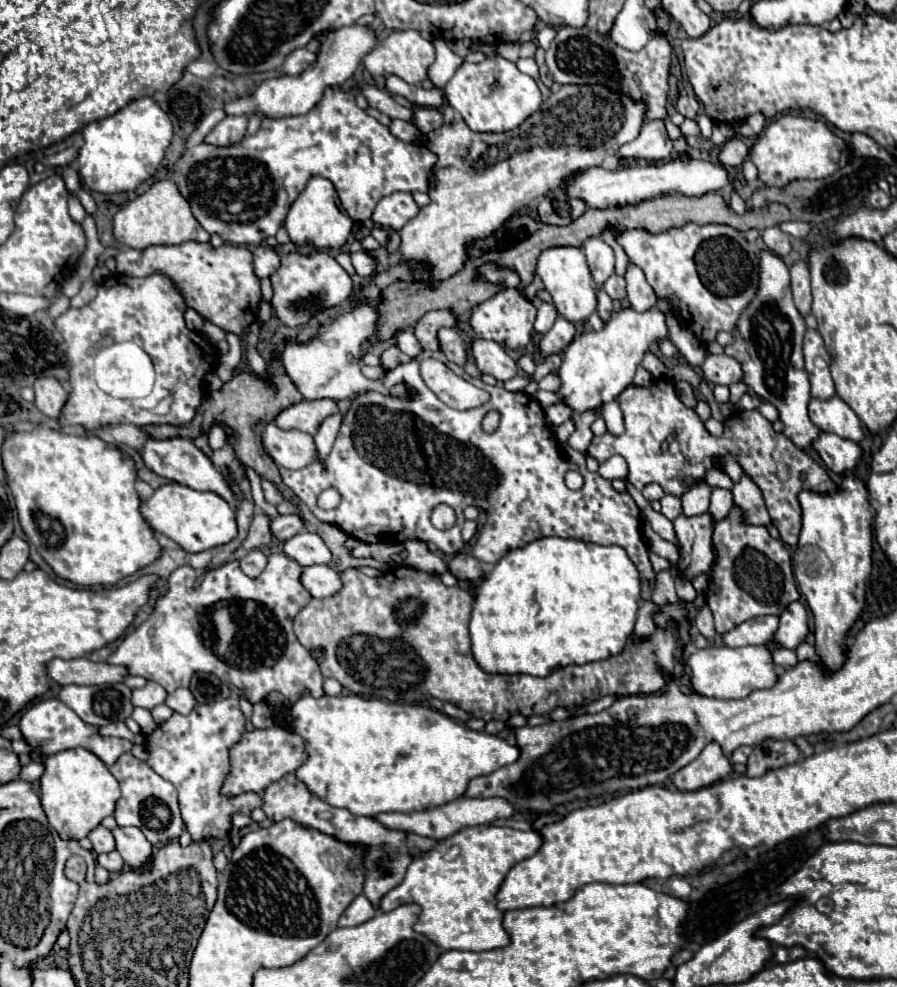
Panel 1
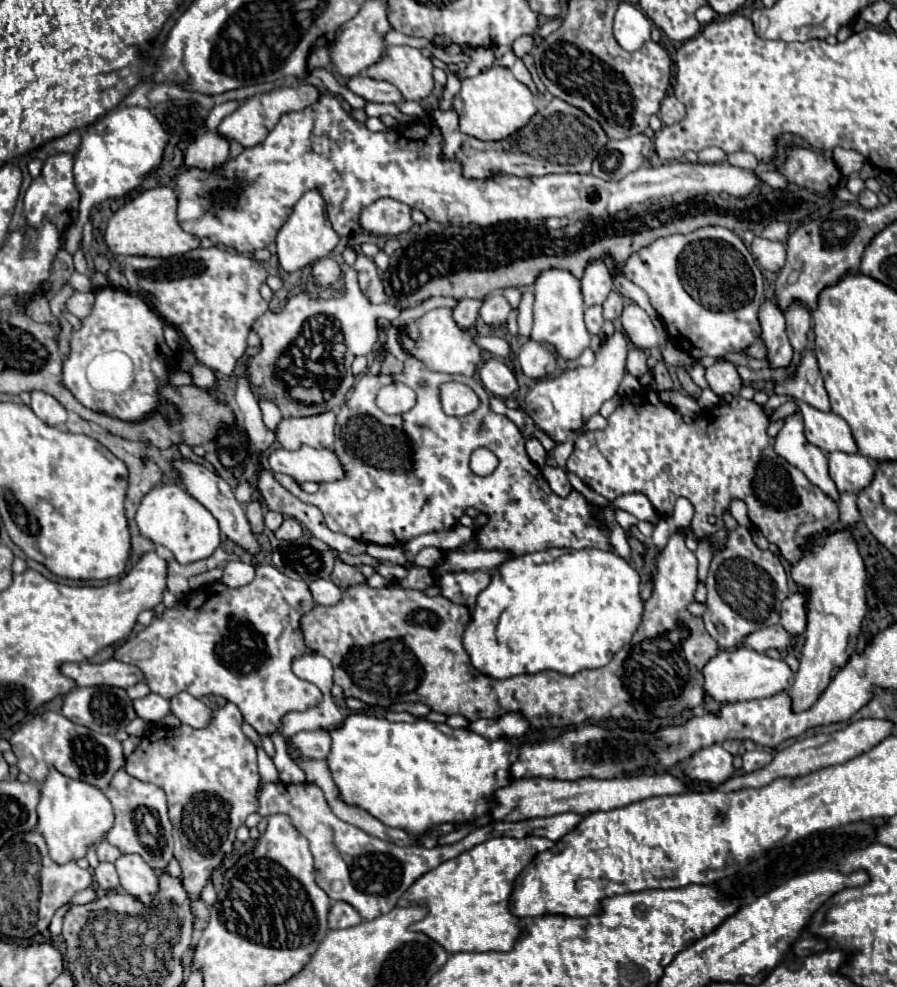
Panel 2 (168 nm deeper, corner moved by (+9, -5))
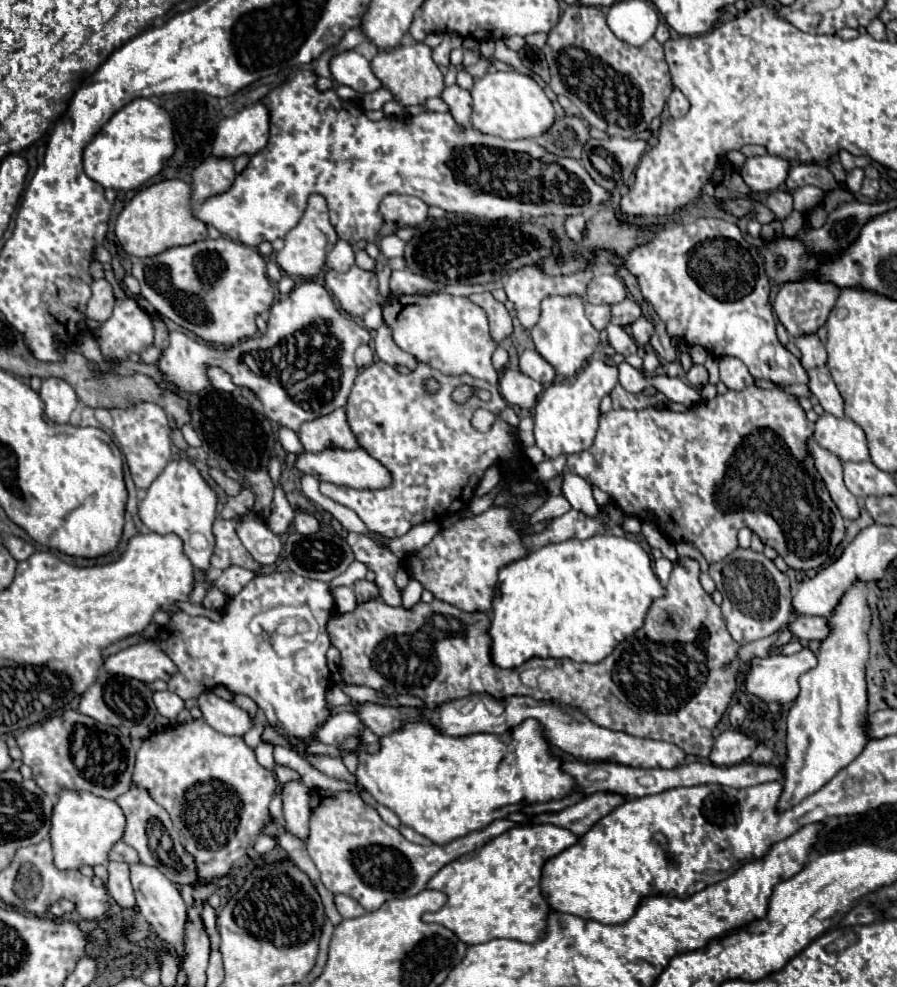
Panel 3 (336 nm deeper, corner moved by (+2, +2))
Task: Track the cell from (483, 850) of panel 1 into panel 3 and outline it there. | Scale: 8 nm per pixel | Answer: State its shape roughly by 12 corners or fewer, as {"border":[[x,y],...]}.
{"border":[[511,828],[449,862],[425,914],[465,944],[541,940],[549,858],[579,836]]}

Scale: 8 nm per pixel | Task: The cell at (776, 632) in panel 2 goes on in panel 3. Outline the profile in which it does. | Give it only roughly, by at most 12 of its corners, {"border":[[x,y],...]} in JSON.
{"border":[[799,616],[789,630],[799,640],[825,640],[829,618]]}

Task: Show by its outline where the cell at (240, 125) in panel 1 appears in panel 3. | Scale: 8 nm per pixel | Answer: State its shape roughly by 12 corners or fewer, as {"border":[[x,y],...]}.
{"border":[[227,158],[193,170],[193,202],[227,192],[235,170]]}

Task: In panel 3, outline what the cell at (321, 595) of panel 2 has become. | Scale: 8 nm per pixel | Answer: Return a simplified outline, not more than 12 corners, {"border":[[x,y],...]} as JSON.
{"border":[[331,588],[339,614],[357,606],[351,588]]}

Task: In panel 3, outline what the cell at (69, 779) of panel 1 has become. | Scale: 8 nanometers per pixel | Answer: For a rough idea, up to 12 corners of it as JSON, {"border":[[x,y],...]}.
{"border":[[63,790],[51,818],[55,866],[107,862],[123,838],[117,802]]}

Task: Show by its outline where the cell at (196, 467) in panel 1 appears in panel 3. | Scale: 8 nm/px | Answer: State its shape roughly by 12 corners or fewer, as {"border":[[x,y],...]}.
{"border":[[245,516],[237,534],[259,564],[275,564],[281,540]]}

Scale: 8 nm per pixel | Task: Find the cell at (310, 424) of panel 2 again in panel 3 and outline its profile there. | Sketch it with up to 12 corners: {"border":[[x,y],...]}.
{"border":[[345,408],[305,422],[299,432],[307,452],[355,450]]}

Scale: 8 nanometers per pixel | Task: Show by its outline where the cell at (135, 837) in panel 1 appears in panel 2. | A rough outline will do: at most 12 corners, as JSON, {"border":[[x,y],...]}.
{"border":[[140,857],[116,861],[126,893],[150,903],[158,891],[156,871]]}

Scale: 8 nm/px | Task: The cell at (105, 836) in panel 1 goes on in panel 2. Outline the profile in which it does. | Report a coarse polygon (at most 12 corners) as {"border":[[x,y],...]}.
{"border":[[106,843],[96,845],[98,861],[116,861],[118,847]]}

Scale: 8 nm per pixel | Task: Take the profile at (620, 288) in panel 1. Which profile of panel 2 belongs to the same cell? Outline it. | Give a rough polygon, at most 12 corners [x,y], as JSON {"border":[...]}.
{"border":[[612,291],[604,301],[604,319],[618,319],[624,297]]}

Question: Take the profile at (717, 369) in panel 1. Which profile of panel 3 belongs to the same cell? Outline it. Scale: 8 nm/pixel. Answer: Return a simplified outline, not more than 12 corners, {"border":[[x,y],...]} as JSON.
{"border":[[737,358],[719,360],[721,382],[729,390],[743,390],[755,382]]}

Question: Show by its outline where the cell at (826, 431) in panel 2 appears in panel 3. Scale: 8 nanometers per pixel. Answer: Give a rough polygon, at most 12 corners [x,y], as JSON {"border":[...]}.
{"border":[[819,416],[813,438],[841,462],[869,460],[865,432]]}

